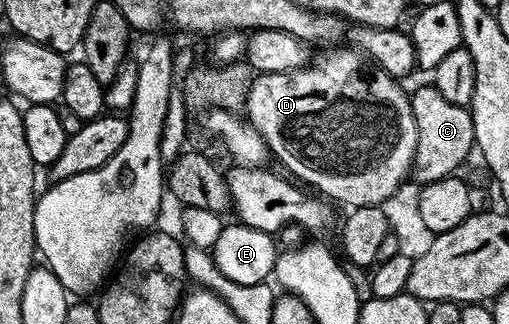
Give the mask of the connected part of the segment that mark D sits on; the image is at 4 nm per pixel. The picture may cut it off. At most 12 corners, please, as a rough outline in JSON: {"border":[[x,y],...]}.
{"border":[[349,45],[257,74],[246,119],[345,208],[411,170],[409,92]]}

